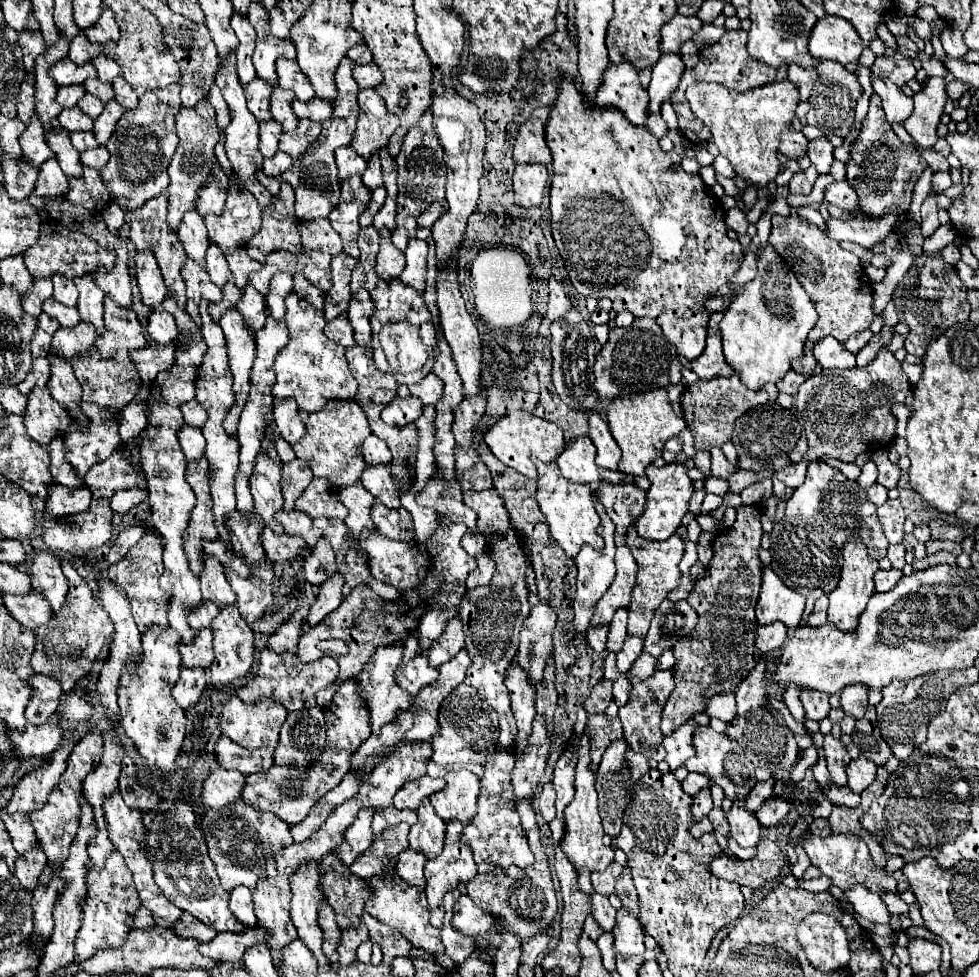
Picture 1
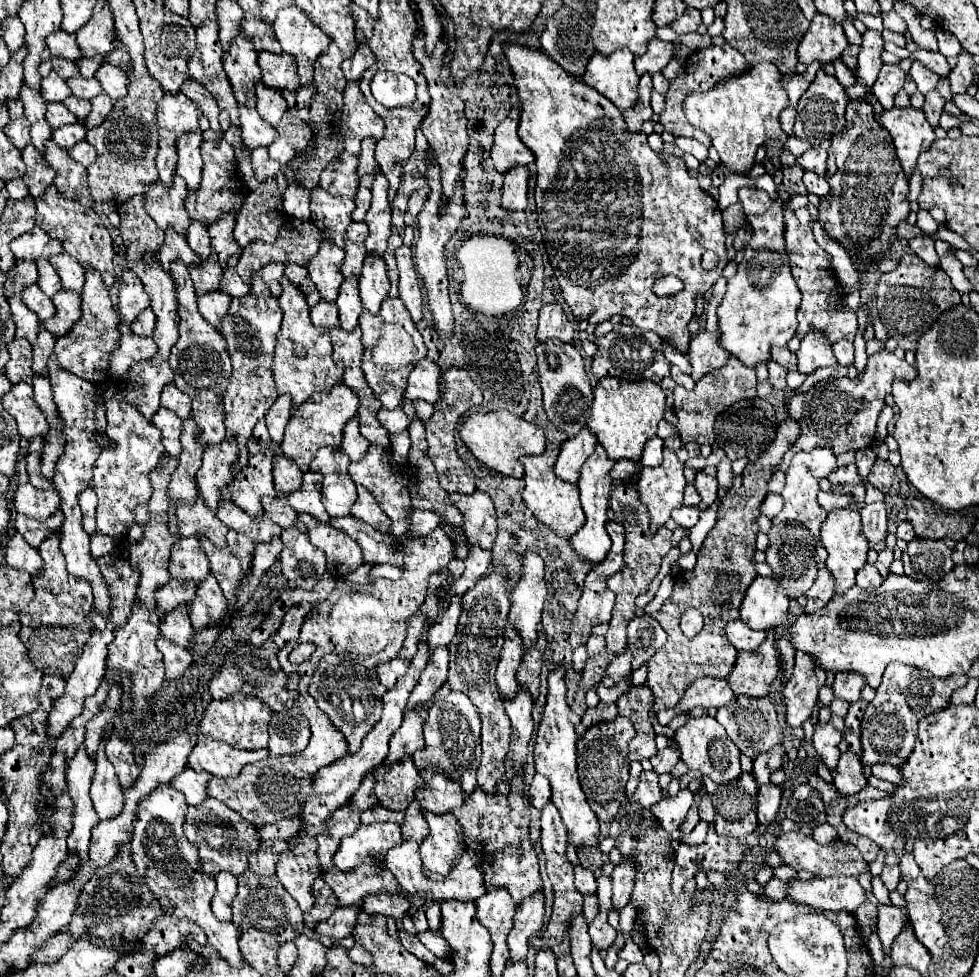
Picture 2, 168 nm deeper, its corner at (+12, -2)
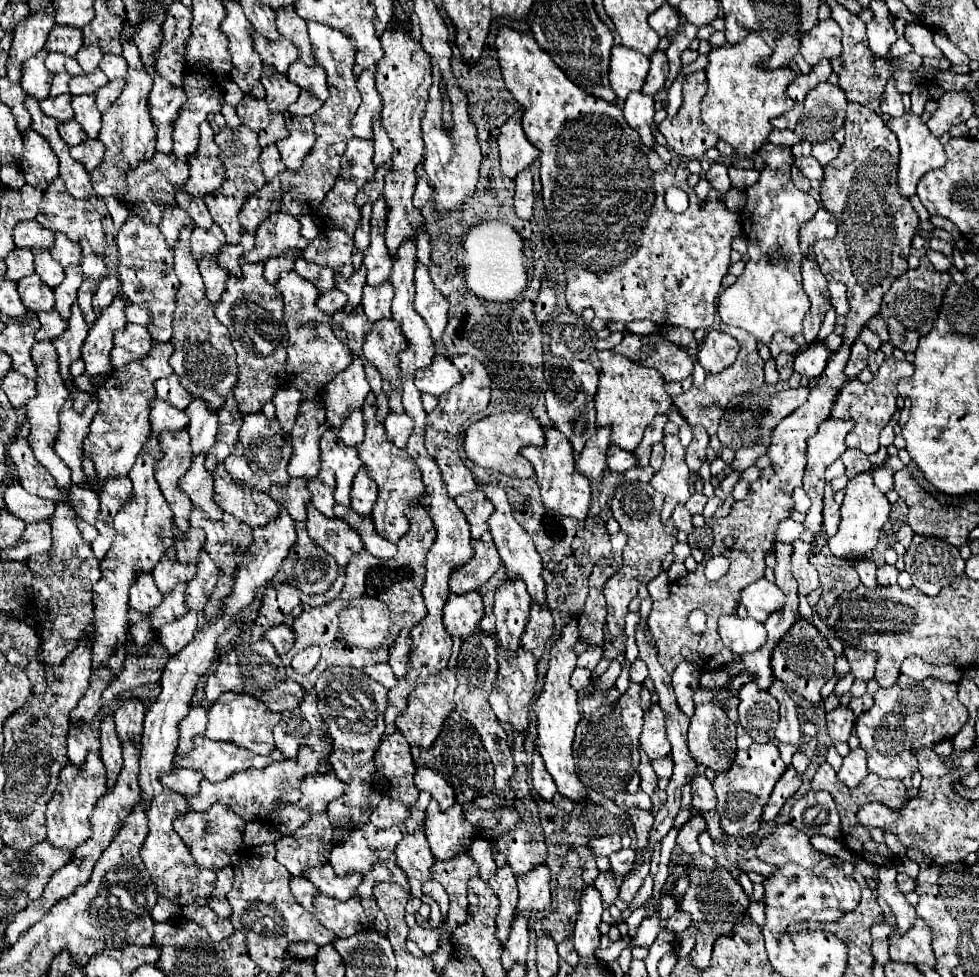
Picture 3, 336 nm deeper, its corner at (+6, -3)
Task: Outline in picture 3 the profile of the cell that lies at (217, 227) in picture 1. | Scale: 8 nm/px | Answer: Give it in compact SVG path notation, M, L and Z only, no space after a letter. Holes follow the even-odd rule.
M208 122L200 124L200 148L190 160L190 180L186 192L190 198L206 198L226 182L226 166L220 160L220 148L214 142L214 130Z

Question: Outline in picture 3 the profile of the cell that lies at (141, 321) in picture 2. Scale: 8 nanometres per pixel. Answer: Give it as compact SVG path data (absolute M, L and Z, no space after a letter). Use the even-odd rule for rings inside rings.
M130 304L126 308L126 318L132 324L140 324L140 326L148 326L152 322L152 318L148 316L148 312L144 312L144 308L136 308L136 304Z

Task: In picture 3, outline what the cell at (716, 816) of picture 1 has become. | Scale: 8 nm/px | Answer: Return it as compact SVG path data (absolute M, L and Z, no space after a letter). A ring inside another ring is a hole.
M698 776L692 782L692 808L698 812L708 812L716 808L716 794L706 776Z

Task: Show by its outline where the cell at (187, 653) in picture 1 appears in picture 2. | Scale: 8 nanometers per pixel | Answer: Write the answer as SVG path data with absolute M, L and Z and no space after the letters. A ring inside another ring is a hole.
M182 603L182 607L176 607L176 611L168 611L162 619L162 635L166 639L170 639L176 645L188 647L188 643L192 641L194 629L190 625L190 617L188 617L188 607L186 603Z

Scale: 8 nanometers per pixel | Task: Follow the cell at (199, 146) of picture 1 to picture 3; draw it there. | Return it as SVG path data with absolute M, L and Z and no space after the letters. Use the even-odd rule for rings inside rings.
M160 76L154 78L154 86L148 96L148 106L150 106L152 122L158 128L156 150L162 154L172 154L172 128L174 128L174 120L178 118L184 106L184 100L186 100L184 88L176 88L160 80Z

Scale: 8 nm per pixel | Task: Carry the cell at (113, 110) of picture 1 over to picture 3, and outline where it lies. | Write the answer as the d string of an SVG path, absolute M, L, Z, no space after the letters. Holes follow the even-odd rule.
M112 80L104 88L100 88L100 92L96 92L96 108L100 112L106 112L118 100L124 84L126 84L124 80Z

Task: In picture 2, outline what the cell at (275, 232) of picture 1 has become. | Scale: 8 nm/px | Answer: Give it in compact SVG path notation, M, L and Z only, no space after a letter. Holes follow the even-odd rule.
M266 179L258 185L258 189L250 191L246 203L242 203L242 211L236 217L234 239L240 247L246 247L252 241L274 243L278 229L288 219L282 211L282 193L274 179Z

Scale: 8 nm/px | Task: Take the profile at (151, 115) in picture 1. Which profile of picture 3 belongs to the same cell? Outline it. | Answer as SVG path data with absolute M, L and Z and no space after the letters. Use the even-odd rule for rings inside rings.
M128 20L124 22L122 56L128 62L126 86L124 86L124 92L120 94L120 98L116 100L116 104L112 104L112 108L102 114L102 128L100 128L98 140L106 146L106 154L104 154L102 164L90 172L94 192L102 198L106 198L106 196L124 198L124 194L128 192L128 182L126 182L128 170L136 168L144 160L150 160L156 152L156 126L150 120L150 108L148 108L148 92L152 90L152 76L144 68L144 62L142 62L142 56L140 56L136 44L130 42L130 36L134 36L138 28L140 28L140 24L130 24Z

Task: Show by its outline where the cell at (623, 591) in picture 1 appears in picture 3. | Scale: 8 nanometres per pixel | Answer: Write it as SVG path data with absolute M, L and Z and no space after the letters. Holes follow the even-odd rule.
M618 532L612 536L612 554L602 566L594 566L594 572L590 574L590 592L586 598L584 612L578 618L580 624L580 638L586 640L588 644L602 644L604 640L604 626L606 626L606 598L602 594L604 582L616 574L622 566L622 546L626 544L624 532Z

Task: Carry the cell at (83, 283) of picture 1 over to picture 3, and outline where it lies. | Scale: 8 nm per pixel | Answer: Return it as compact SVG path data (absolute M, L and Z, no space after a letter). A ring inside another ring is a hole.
M56 234L56 242L50 248L50 254L54 260L58 260L64 268L68 266L78 266L82 262L82 250L80 244L72 244L66 236Z

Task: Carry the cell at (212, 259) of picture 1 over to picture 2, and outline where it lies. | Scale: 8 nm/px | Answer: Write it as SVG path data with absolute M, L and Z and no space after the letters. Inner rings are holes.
M194 219L190 221L190 227L186 231L186 239L190 243L190 247L200 255L200 259L206 259L212 251L210 247L210 237L206 227L202 227L202 223L194 223Z

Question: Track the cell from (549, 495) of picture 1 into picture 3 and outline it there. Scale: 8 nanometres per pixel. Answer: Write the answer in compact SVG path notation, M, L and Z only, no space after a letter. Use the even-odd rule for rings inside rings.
M546 430L546 446L544 448L524 448L522 456L534 466L536 470L536 482L540 486L542 504L548 510L560 512L562 516L586 520L588 506L590 506L590 482L588 478L580 476L572 464L574 464L574 450L572 444L564 434L558 430Z

